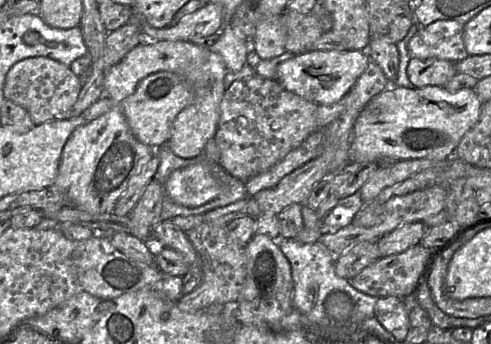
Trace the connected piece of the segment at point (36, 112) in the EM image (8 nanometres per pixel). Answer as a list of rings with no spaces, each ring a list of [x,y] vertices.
[[[31,57],[14,64],[4,83],[5,99],[25,108],[36,125],[69,118],[71,108],[77,102],[82,79],[68,66],[48,57]]]

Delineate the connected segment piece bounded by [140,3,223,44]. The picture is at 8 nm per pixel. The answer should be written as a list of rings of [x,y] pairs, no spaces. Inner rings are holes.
[[[207,3],[196,12],[183,17],[176,25],[156,29],[146,21],[142,21],[140,26],[141,44],[150,44],[161,40],[193,42],[195,39],[222,31],[223,13],[220,5]]]

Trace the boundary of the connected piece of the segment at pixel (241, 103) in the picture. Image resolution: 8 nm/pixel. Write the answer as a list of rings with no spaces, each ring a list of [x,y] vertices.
[[[255,75],[235,81],[224,92],[213,137],[219,148],[219,164],[247,182],[271,169],[318,130],[317,117],[318,104],[289,92],[277,80]]]

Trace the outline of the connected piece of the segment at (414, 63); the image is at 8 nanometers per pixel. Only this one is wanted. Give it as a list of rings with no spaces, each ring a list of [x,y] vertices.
[[[411,57],[407,65],[407,76],[415,88],[444,87],[457,74],[456,63],[436,58]]]

